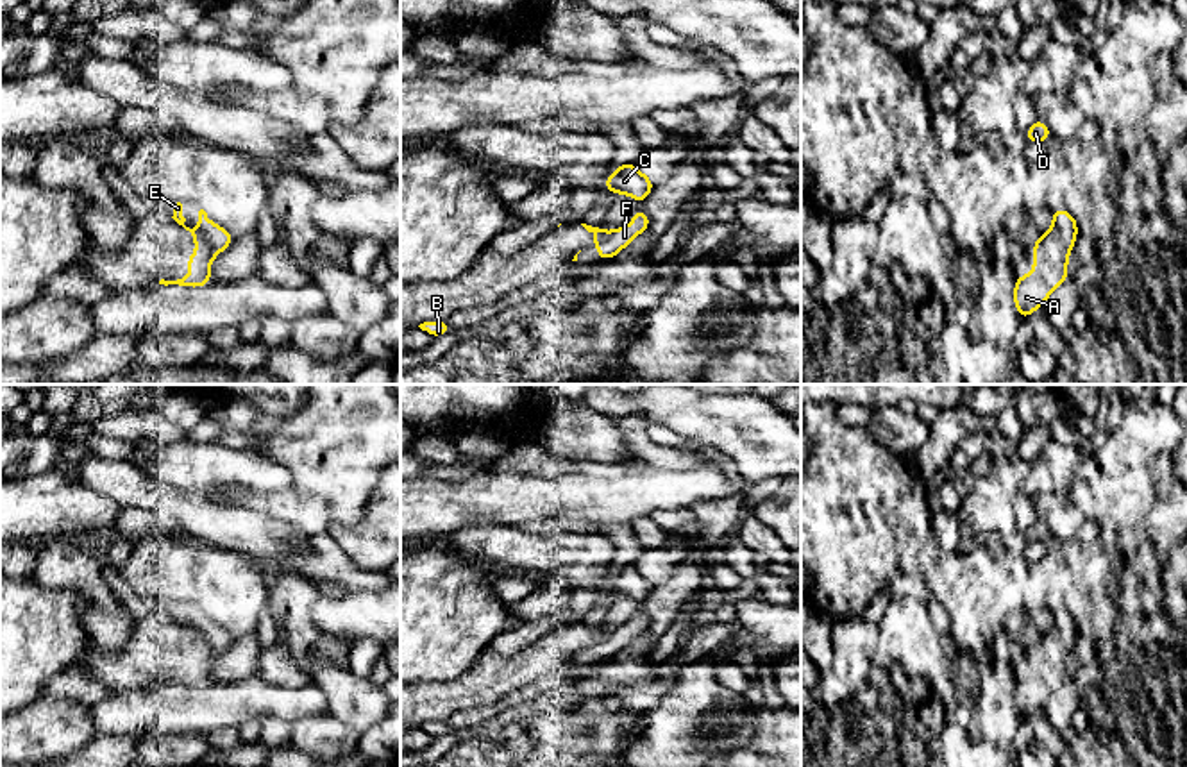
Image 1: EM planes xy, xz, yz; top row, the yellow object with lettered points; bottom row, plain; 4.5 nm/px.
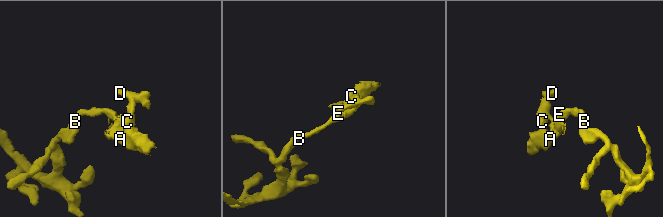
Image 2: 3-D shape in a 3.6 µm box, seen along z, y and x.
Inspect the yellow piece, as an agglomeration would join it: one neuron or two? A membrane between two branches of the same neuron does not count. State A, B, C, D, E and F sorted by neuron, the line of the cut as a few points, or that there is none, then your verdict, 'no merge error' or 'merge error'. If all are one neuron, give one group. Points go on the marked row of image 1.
A C / B D E F | xy (197, 229), (217, 252) | merge error

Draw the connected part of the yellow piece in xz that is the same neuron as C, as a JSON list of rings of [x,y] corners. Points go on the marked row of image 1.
[[[619,164],[617,170],[604,179],[604,184],[611,195],[624,193],[644,202],[649,197],[654,181],[647,179],[636,164]]]

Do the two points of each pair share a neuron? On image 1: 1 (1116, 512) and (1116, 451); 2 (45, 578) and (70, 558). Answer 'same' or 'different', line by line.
1: same
2: same

